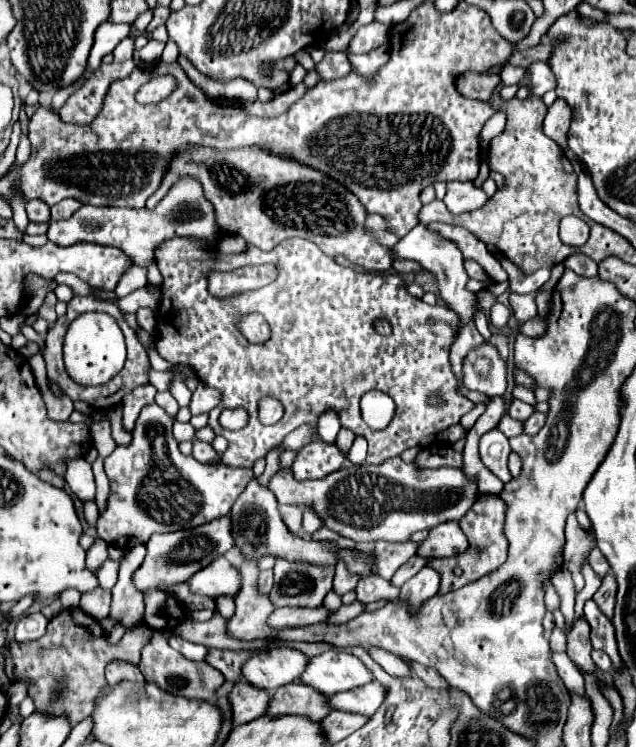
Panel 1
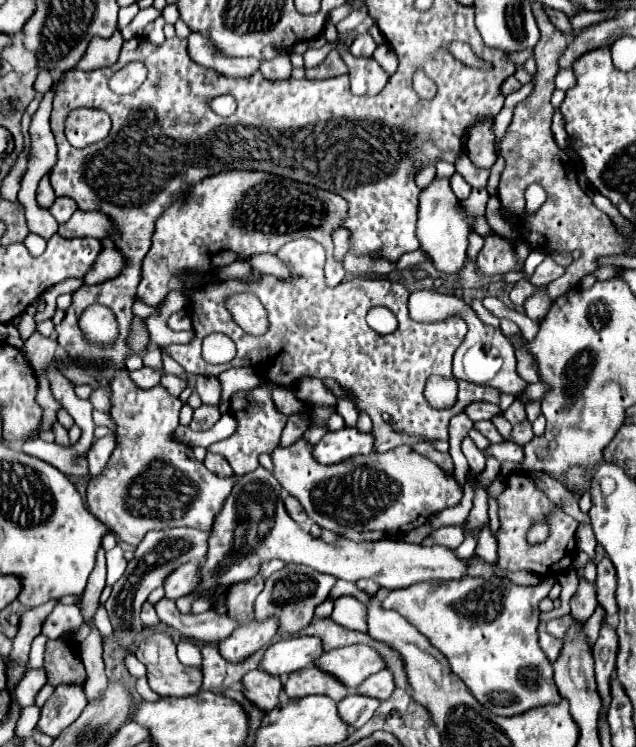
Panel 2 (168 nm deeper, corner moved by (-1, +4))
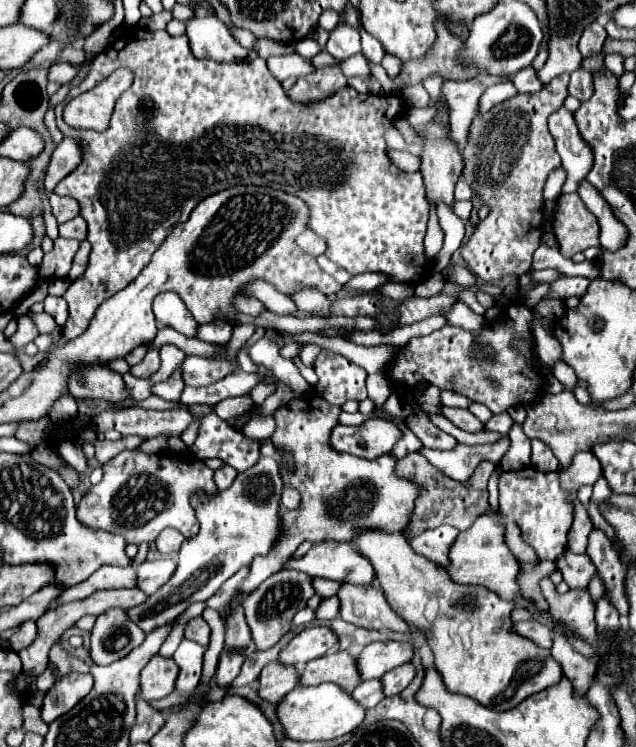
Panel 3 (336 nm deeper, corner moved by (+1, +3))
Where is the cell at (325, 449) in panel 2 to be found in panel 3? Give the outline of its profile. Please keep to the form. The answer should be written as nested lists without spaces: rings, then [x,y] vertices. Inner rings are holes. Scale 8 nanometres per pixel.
[[[372,419],[362,425],[338,425],[332,431],[332,447],[356,457],[376,459],[392,451],[402,431],[396,423],[386,419]]]

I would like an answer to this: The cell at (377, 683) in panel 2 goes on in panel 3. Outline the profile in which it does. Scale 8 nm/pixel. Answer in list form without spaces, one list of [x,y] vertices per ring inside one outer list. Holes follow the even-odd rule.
[[[404,663],[404,665],[392,669],[390,673],[386,673],[382,677],[384,695],[398,695],[402,689],[406,689],[406,685],[410,685],[410,681],[414,677],[416,677],[416,669],[412,663]]]

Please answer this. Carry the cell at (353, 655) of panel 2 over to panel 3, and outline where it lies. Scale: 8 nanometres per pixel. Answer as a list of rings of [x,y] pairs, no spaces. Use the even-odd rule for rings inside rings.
[[[382,641],[370,643],[358,655],[358,671],[362,679],[376,679],[388,673],[390,669],[408,663],[414,655],[414,649],[406,641]]]

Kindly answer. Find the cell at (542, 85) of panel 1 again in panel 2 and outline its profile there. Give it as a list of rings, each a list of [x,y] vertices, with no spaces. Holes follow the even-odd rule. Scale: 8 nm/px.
[[[560,68],[560,72],[556,74],[556,80],[554,80],[554,86],[558,88],[558,90],[568,90],[568,88],[572,88],[574,86],[574,74],[572,74],[572,70],[564,70],[564,68]]]

